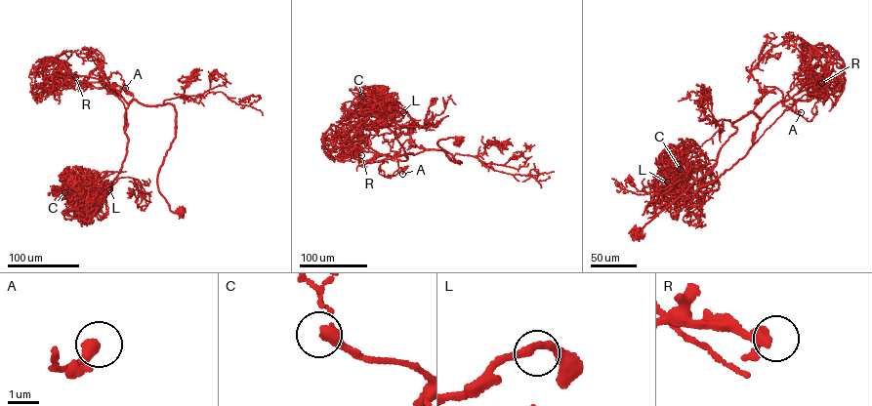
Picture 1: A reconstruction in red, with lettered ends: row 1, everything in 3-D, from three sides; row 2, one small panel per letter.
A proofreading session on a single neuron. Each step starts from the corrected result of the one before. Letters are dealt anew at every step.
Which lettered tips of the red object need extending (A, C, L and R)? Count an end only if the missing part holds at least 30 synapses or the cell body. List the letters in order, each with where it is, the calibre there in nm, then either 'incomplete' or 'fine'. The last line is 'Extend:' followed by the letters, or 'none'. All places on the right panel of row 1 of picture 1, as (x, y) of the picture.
A: place (801, 112); calibre 360 nm; fine
C: place (680, 169); calibre 440 nm; fine
L: place (667, 182); calibre 240 nm; fine
R: place (821, 83); calibre 300 nm; incomplete
Extend: R

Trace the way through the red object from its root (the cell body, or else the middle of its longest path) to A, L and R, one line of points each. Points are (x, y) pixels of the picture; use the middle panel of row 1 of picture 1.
A: (458, 140), (437, 142), (460, 163), (445, 151), (427, 149), (397, 160), (402, 174)
L: (458, 140), (437, 142), (460, 163), (436, 149), (403, 156), (383, 121), (403, 112)
R: (458, 140), (437, 142), (460, 163), (445, 151), (431, 148), (397, 156), (356, 153), (361, 155)

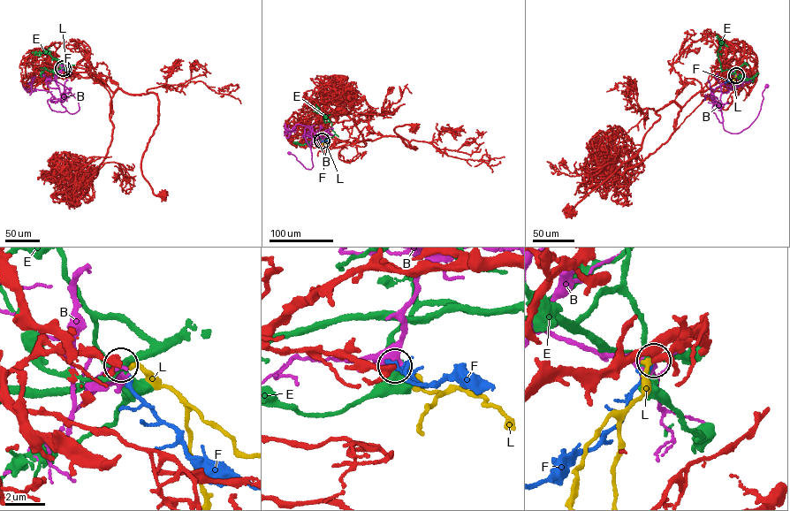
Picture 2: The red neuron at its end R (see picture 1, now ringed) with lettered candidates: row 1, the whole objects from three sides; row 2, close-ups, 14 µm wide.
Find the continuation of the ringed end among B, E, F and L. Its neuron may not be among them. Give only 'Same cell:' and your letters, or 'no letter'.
Same cell: L

